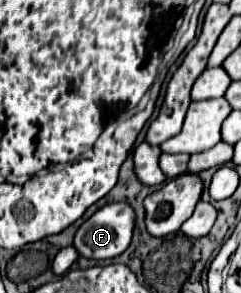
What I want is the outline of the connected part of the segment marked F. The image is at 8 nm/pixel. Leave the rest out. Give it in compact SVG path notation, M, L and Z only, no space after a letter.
M106 204L76 230L72 246L84 258L114 258L128 248L132 228L134 210L128 204Z

